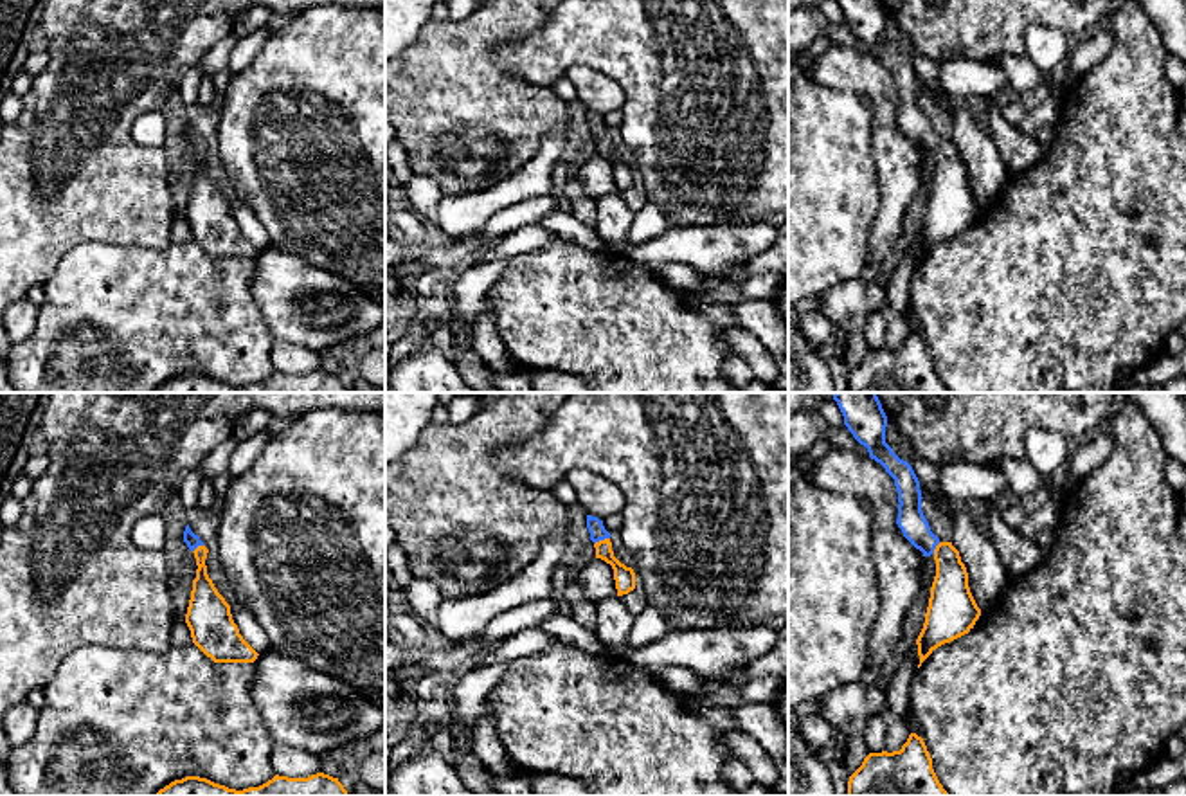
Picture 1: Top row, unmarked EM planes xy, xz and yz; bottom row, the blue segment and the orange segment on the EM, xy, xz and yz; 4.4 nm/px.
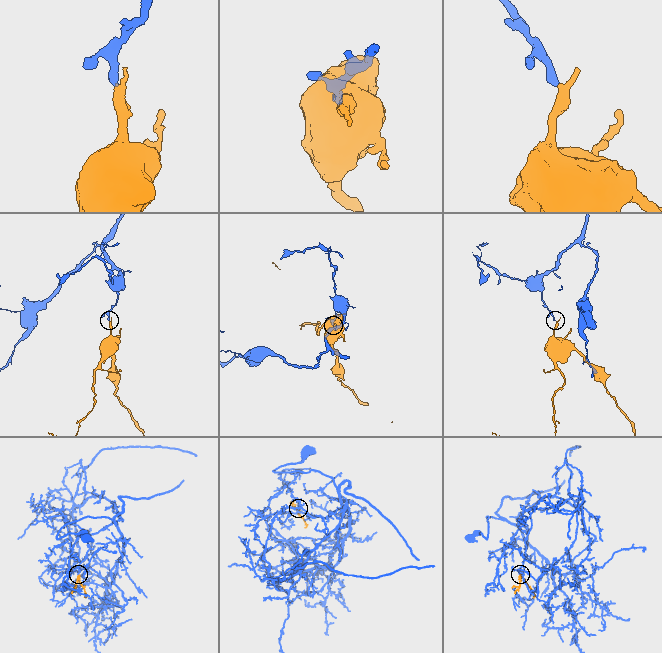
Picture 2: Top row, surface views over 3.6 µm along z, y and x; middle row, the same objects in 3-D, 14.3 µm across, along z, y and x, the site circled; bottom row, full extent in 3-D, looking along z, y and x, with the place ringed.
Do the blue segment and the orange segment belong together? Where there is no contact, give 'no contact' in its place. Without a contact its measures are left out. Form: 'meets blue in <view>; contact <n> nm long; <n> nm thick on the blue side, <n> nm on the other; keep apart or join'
meets blue in xz; contact 80 nm long; 70 nm thick on the blue side, 100 nm on the other; join

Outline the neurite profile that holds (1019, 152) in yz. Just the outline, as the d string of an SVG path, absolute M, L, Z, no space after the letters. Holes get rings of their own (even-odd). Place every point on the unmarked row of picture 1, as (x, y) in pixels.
M995 101L990 106L988 135L992 137L1010 176L1028 171L1044 158L1040 142L1035 135L1026 135L1017 124L1010 124L1001 113L1001 104Z

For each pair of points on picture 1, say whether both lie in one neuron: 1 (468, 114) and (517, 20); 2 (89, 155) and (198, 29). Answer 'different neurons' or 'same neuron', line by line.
1: same neuron
2: same neuron

